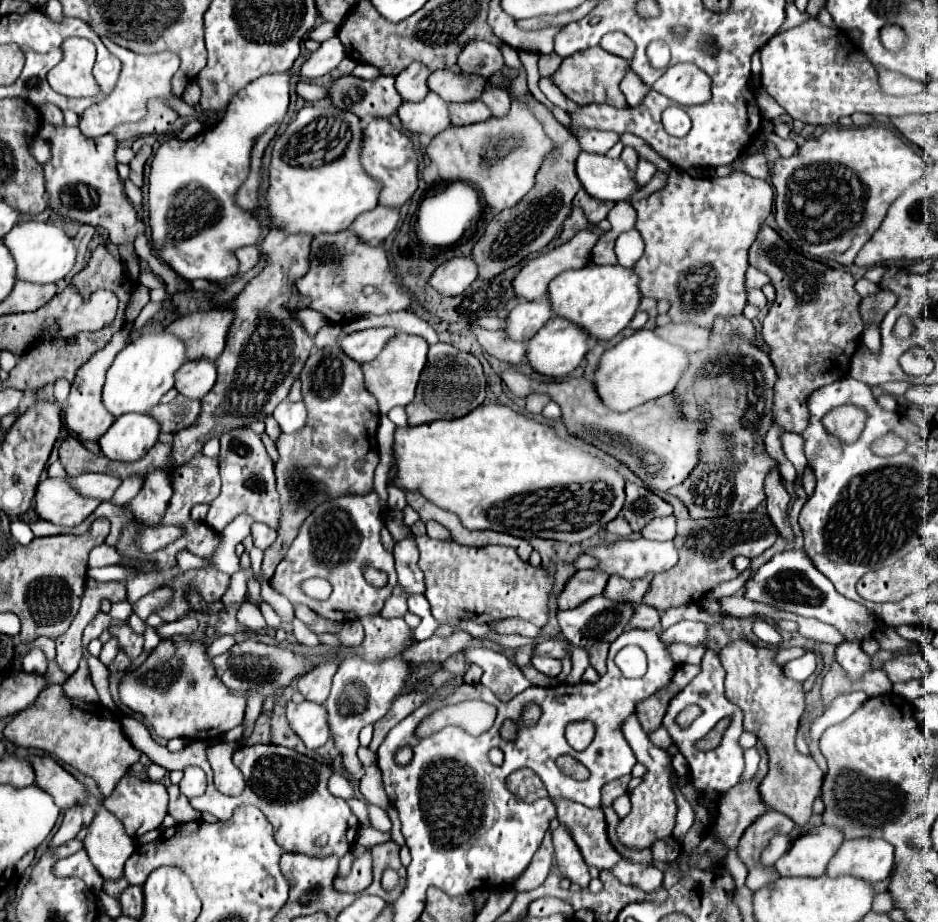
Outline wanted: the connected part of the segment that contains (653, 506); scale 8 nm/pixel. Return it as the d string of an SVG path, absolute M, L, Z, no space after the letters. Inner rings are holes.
M627 485L627 487L629 491L625 491L627 497L621 515L629 521L635 533L639 533L639 529L643 529L643 525L649 525L655 517L673 515L673 507L659 495L651 493L647 487L643 485Z

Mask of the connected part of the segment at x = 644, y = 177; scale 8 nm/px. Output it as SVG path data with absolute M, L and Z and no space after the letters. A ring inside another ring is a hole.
M639 157L639 163L637 163L637 181L639 181L641 185L645 185L645 183L651 181L651 177L653 177L655 173L657 173L657 165L653 165L653 163L649 163L647 159Z

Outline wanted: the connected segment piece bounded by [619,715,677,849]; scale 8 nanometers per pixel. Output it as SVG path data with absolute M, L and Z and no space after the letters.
M635 715L623 721L623 735L627 743L631 745L637 761L647 767L647 773L643 777L643 783L629 793L633 807L631 807L631 813L619 825L619 839L631 849L643 849L643 847L651 847L657 839L671 837L673 827L675 827L677 807L675 807L675 795L671 791L671 773L667 769L671 765L671 757L667 751L655 747L649 741L649 735L643 731Z

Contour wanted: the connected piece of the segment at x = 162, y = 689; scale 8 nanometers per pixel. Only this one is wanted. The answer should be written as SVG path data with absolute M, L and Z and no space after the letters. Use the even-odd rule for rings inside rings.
M161 641L137 671L121 677L119 699L135 713L141 713L155 735L165 741L173 737L213 741L237 727L245 717L245 697L229 693L215 677L213 663L205 657L205 647L189 641ZM191 681L197 681L197 687Z

